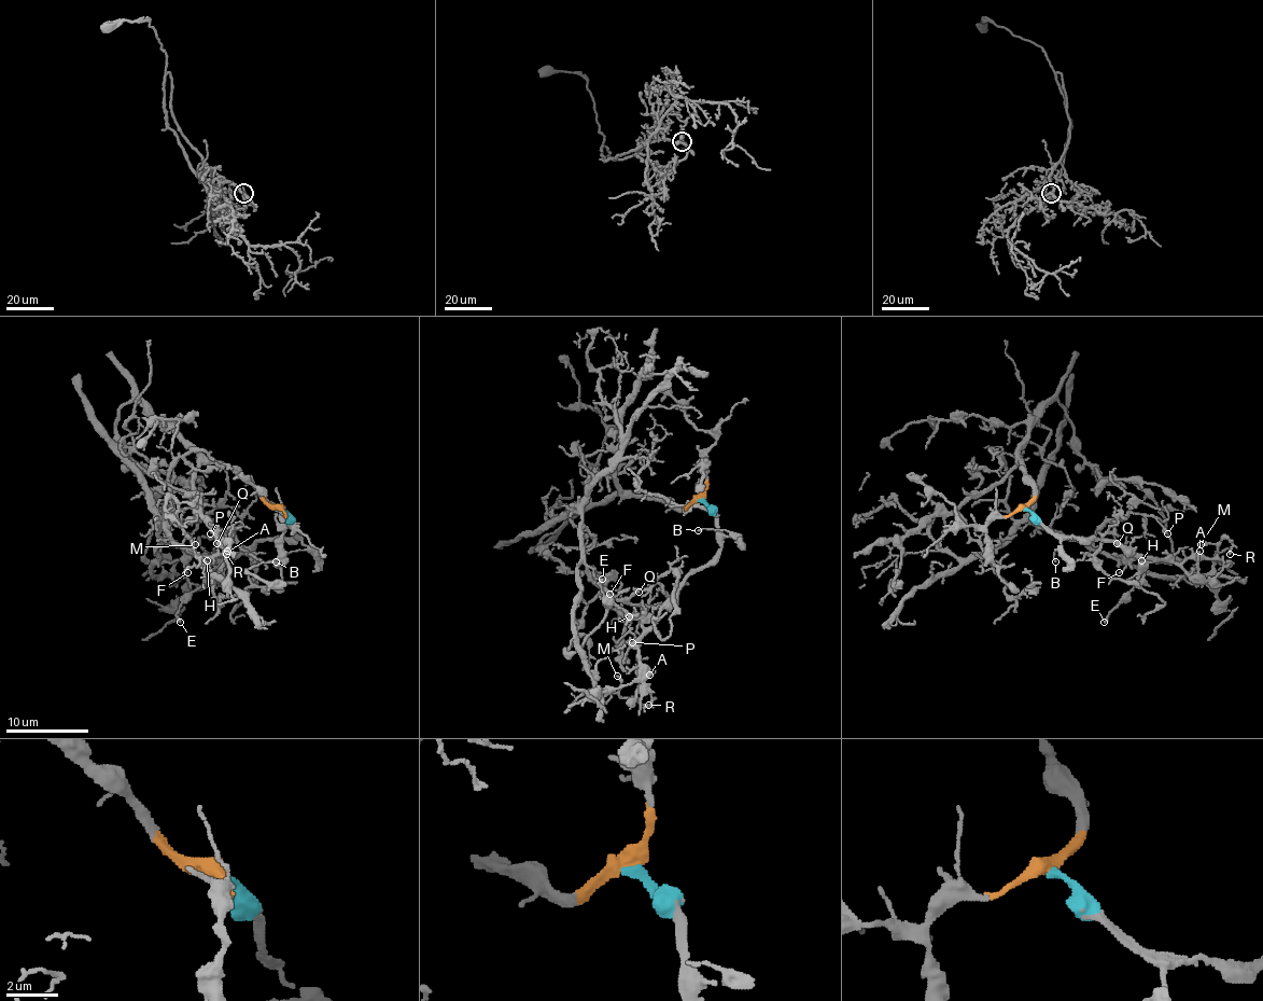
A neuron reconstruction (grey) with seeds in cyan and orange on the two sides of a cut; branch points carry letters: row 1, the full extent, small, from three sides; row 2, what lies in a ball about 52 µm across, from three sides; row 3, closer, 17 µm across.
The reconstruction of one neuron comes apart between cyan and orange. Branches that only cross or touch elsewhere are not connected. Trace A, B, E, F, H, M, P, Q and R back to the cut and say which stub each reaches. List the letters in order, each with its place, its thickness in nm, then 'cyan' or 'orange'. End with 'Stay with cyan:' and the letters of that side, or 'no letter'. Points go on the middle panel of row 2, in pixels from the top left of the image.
A: (649, 675) | 80 nm | cyan
B: (698, 530) | 90 nm | cyan
E: (602, 579) | 200 nm | cyan
F: (609, 594) | 100 nm | orange
H: (629, 616) | 120 nm | cyan
M: (617, 676) | 120 nm | orange
P: (632, 642) | 70 nm | orange
Q: (639, 592) | 120 nm | orange
R: (648, 705) | 100 nm | orange
Stay with cyan: A, B, E, H

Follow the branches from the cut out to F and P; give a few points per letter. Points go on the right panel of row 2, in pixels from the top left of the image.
F: (1025, 509), (1034, 488), (1019, 449), (1054, 400), (1072, 447), (1155, 503), (1176, 558), (1133, 558), (1118, 573)
P: (1025, 509), (1016, 463), (942, 506), (930, 533), (976, 558), (1025, 522), (1085, 540), (1133, 513), (1167, 533)

